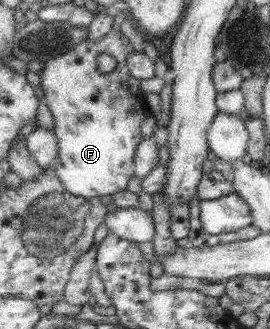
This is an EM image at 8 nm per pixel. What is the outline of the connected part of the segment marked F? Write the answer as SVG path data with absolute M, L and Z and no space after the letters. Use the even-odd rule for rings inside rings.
M111 30L104 34L98 41L84 39L72 49L56 55L43 63L39 73L43 99L48 110L54 118L53 133L58 145L58 156L49 169L62 182L62 185L71 194L78 197L98 197L111 195L118 190L126 190L126 183L132 178L134 168L134 153L142 139L140 123L150 113L143 101L140 90L140 80L132 77L125 66L125 57L134 52L128 40L119 32ZM107 53L114 58L116 66L109 73L101 73L96 66L96 55Z

